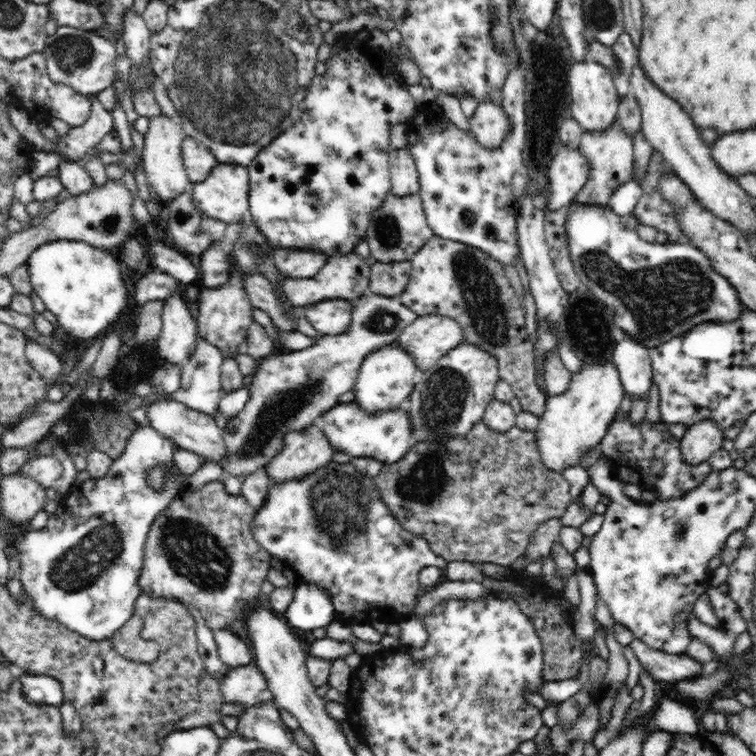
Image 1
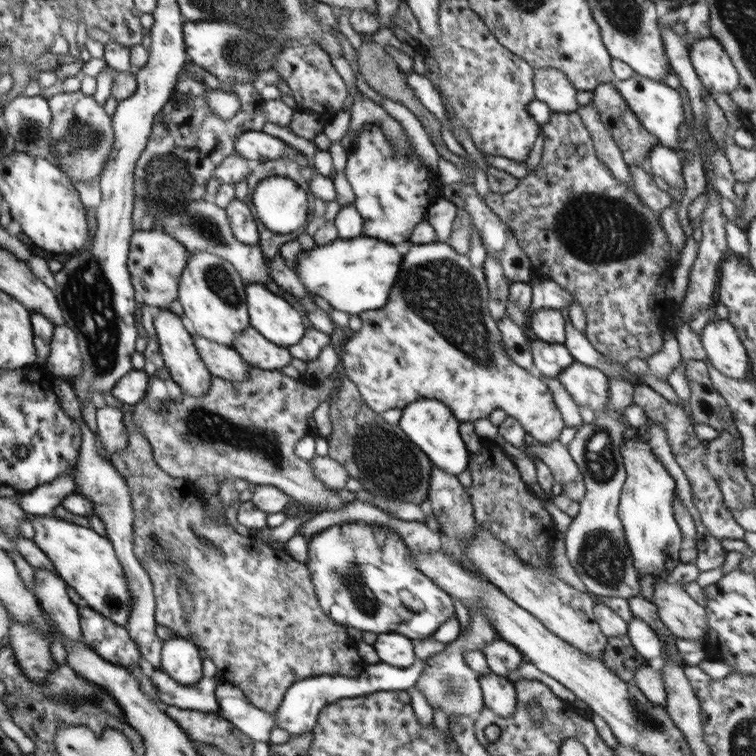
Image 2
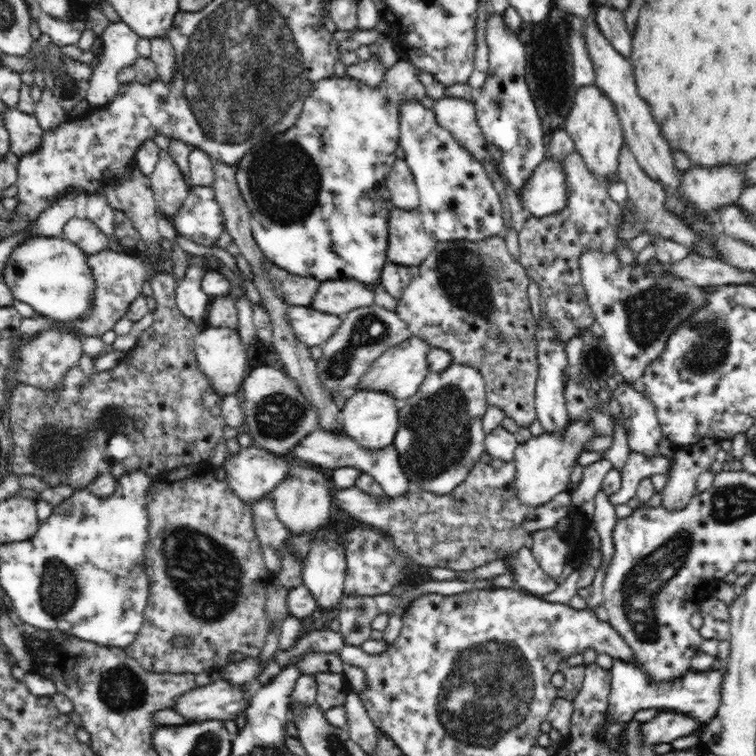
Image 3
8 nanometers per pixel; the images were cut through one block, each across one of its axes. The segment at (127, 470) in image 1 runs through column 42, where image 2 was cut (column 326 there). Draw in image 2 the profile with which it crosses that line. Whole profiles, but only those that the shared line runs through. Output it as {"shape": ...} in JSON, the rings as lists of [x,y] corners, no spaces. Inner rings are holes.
{"shape":[[[366,521],[333,524],[311,536],[307,546],[307,567],[319,605],[324,614],[343,627],[374,632],[377,636],[383,633],[397,633],[417,642],[431,637],[448,618],[456,616],[450,595],[416,568],[415,558],[396,530]],[[400,590],[408,590],[416,598],[420,598],[424,609],[419,612],[410,611],[400,599]]]}

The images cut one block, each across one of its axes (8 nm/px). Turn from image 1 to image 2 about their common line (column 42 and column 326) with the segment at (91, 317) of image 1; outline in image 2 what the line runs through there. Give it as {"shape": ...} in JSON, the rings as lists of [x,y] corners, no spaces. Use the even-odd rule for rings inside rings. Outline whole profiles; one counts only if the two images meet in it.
{"shape":[[[360,235],[353,239],[338,238],[330,244],[302,251],[295,260],[295,269],[310,295],[324,298],[334,310],[361,315],[386,304],[398,280],[402,259],[394,245]]]}

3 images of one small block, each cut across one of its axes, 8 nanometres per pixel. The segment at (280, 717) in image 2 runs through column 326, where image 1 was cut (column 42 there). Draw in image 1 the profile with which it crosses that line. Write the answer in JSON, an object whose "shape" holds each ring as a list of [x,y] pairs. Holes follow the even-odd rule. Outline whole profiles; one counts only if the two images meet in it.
{"shape":[[[23,674],[18,681],[22,686],[22,695],[34,704],[58,707],[66,702],[61,684],[50,675]]]}

